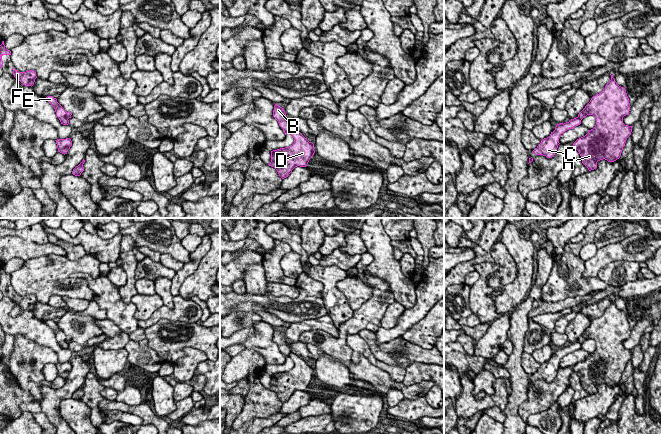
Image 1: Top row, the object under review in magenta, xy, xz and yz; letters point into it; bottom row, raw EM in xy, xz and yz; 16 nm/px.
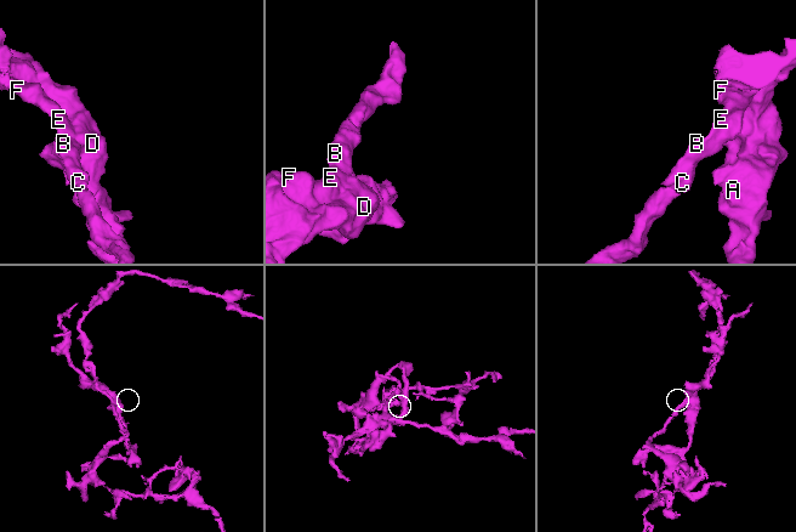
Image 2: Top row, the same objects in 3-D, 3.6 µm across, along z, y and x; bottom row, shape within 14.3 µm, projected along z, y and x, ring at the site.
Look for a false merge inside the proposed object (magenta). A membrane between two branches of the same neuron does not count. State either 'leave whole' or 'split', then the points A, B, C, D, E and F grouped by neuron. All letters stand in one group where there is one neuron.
split; groups A D / B C E F

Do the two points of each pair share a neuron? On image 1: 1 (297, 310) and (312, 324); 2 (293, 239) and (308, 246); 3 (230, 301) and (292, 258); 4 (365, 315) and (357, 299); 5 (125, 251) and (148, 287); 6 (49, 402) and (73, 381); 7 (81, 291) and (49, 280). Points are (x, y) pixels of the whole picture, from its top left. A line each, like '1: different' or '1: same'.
1: different
2: different
3: different
4: different
5: different
6: same
7: same

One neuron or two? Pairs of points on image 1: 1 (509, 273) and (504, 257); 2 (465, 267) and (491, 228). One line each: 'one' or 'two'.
1: one
2: one

